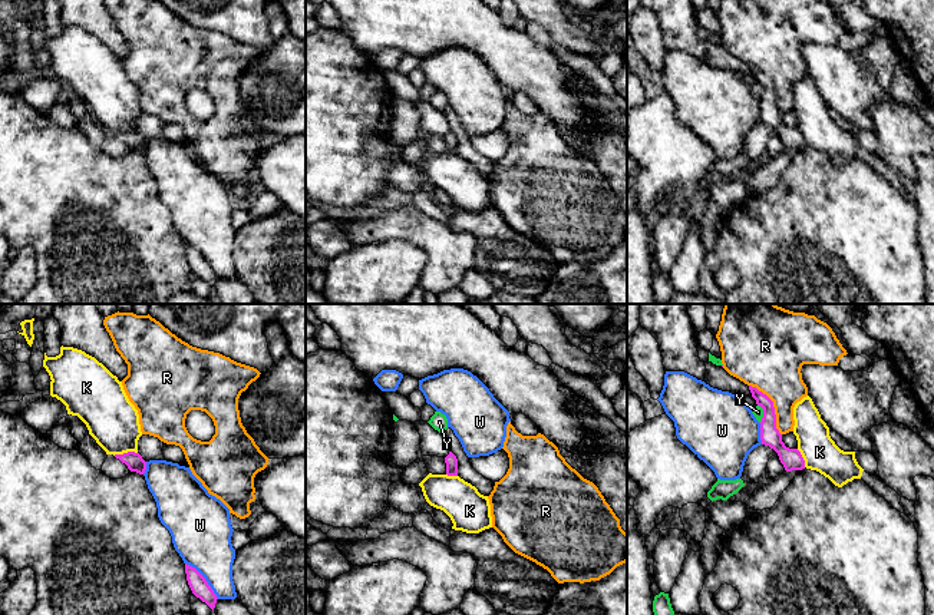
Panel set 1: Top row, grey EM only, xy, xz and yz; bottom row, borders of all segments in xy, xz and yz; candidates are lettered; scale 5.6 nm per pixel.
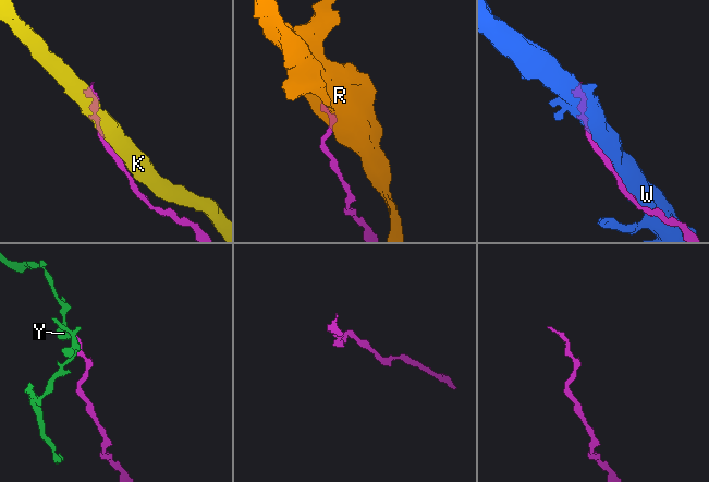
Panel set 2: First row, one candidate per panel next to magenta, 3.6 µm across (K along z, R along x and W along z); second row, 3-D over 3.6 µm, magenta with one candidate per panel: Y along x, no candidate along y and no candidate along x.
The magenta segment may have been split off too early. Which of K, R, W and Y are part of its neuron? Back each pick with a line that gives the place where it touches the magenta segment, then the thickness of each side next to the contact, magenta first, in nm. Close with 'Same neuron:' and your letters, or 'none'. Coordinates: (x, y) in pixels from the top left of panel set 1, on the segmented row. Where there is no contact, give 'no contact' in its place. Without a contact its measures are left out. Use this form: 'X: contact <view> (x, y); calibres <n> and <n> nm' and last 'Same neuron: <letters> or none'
Y: contact yz (763, 413); calibres 110 and 60 nm
Same neuron: Y

